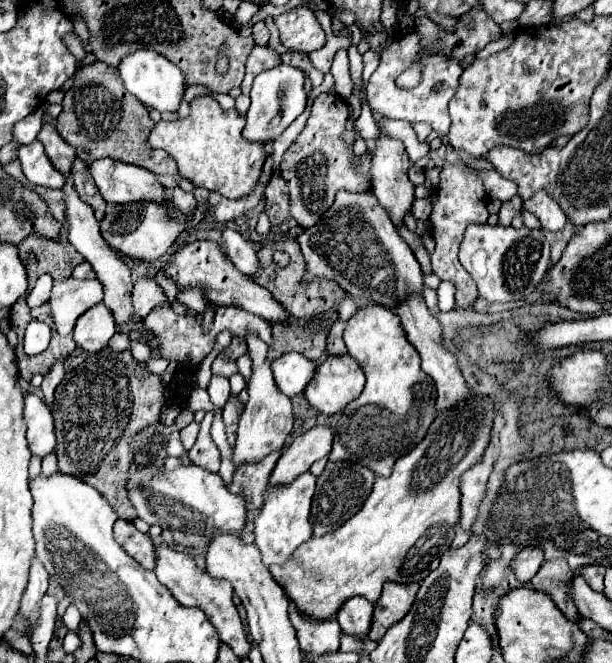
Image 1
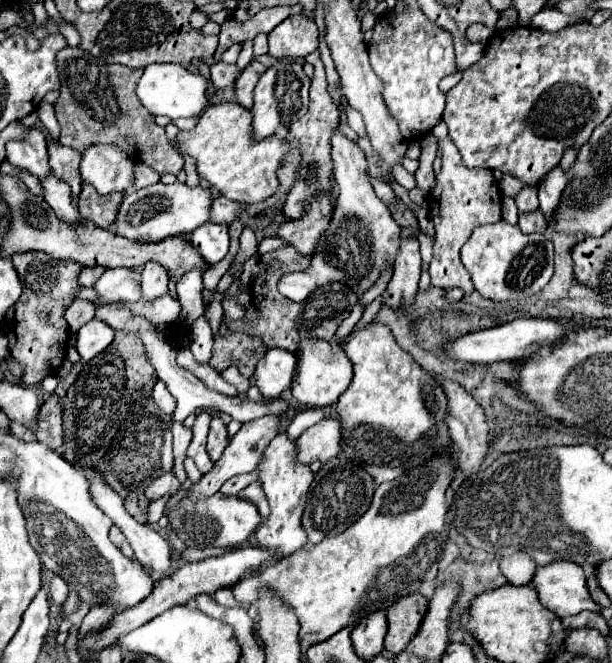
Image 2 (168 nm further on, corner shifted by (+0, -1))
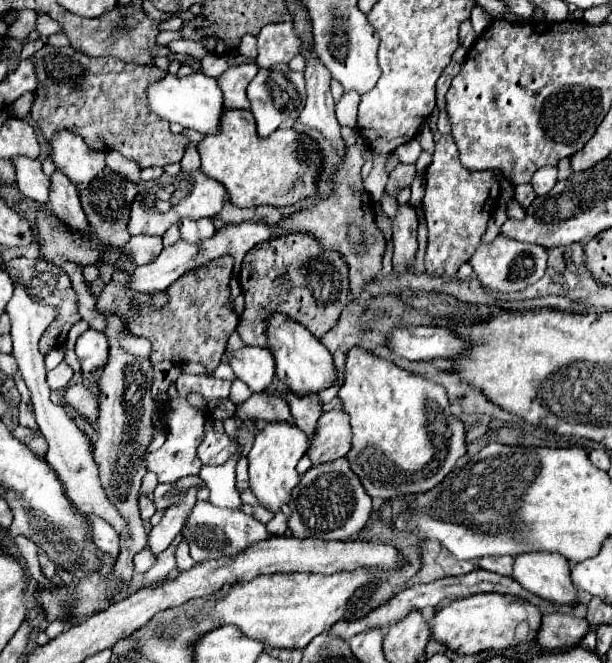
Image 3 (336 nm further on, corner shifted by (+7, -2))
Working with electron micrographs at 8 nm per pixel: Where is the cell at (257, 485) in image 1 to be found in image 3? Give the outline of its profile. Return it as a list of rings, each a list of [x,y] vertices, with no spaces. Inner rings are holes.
[[[244,504],[244,506],[242,506],[242,512],[254,516],[254,518],[256,518],[258,522],[262,522],[262,524],[268,524],[268,522],[272,520],[272,516],[274,516],[274,514],[270,514],[270,510],[266,510],[264,506],[248,506],[248,504]]]

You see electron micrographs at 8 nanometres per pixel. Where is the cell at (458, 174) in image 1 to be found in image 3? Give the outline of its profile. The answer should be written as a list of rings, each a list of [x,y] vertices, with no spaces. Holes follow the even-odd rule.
[[[452,134],[440,136],[434,146],[432,164],[426,168],[426,194],[422,202],[428,222],[428,248],[424,256],[424,266],[428,274],[442,276],[446,280],[456,276],[460,264],[468,262],[474,250],[480,246],[480,238],[490,220],[492,198],[496,200],[498,196],[500,186],[494,172],[474,172],[464,168],[458,158],[458,148]]]

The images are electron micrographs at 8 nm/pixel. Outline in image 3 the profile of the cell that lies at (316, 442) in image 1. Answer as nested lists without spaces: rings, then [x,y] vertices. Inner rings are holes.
[[[342,408],[324,412],[318,420],[308,456],[314,466],[344,458],[350,452],[350,418]]]

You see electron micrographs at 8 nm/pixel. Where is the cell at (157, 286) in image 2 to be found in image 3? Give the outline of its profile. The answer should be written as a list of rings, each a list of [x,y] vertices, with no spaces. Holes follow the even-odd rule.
[[[132,236],[122,248],[122,252],[126,252],[138,266],[148,264],[162,252],[162,236]]]

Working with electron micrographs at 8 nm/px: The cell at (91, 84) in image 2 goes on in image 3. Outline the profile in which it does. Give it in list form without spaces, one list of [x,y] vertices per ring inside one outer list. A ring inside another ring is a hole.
[[[44,44],[38,52],[30,56],[30,60],[36,66],[38,74],[38,90],[36,98],[30,110],[32,120],[38,124],[42,130],[44,138],[50,140],[58,130],[68,128],[84,138],[88,148],[108,152],[108,150],[118,150],[122,152],[124,158],[134,160],[140,164],[140,168],[148,166],[166,166],[172,162],[180,162],[182,154],[186,150],[188,138],[182,134],[172,134],[170,132],[170,122],[154,116],[146,102],[146,90],[152,82],[162,80],[168,72],[160,70],[156,66],[140,66],[140,64],[130,64],[122,62],[118,58],[92,58],[86,56],[74,48],[54,48],[50,44]]]

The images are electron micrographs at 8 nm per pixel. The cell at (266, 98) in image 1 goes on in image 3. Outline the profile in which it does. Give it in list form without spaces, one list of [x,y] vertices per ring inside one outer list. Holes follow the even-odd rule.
[[[278,64],[268,70],[258,70],[254,80],[248,86],[248,100],[250,110],[258,124],[260,136],[270,136],[284,120],[296,120],[302,106],[306,104],[306,90],[304,90],[304,74],[292,72],[288,64]]]

